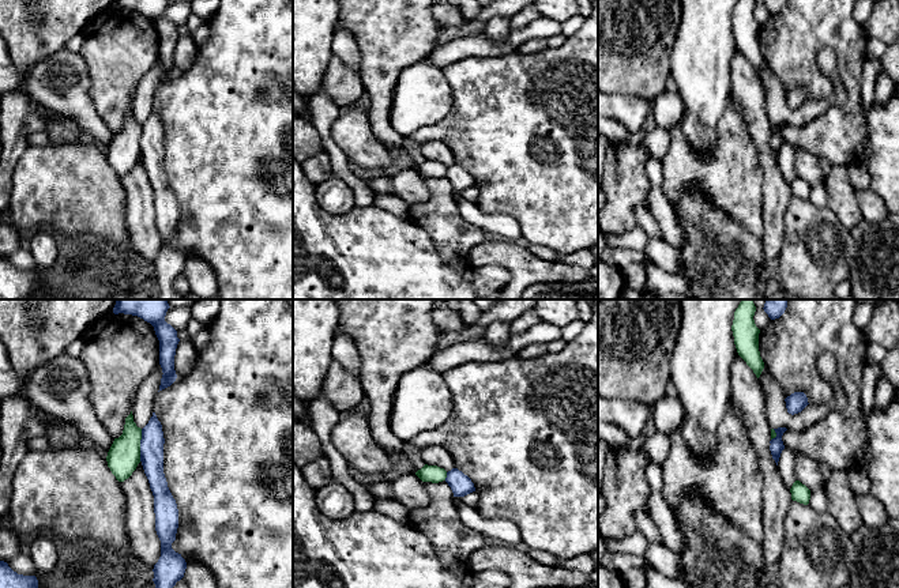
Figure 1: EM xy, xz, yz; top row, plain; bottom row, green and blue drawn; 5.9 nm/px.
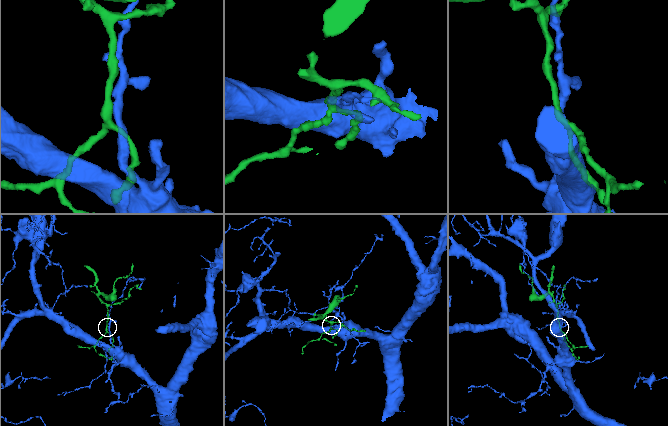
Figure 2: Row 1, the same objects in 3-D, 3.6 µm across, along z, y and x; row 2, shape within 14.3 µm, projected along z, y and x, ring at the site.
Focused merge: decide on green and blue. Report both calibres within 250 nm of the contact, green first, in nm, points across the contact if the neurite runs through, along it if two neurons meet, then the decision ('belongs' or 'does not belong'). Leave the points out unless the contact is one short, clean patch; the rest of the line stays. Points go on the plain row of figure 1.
190 nm thick on the green side, 140 nm on the other; border along xy (142, 124), (139, 155); does not belong

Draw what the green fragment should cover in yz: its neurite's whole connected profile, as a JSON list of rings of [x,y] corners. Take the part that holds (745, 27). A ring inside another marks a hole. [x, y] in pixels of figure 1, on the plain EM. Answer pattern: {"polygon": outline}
{"polygon": [[[738,0],[734,7],[731,26],[738,50],[759,74],[764,64],[764,57],[759,46],[760,24],[756,22],[753,15],[755,7],[755,0]]]}

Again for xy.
{"polygon": [[[132,106],[125,113],[123,129],[114,133],[108,151],[108,162],[119,177],[128,174],[140,158],[142,124],[133,117]]]}

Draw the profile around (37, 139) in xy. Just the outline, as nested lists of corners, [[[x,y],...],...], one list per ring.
[[[44,129],[30,133],[27,136],[27,144],[29,147],[45,147],[45,146],[52,146],[53,142],[50,140],[48,132]]]

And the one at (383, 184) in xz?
[[[377,177],[373,180],[366,180],[365,181],[368,186],[377,195],[377,193],[392,193],[392,181],[391,177]]]

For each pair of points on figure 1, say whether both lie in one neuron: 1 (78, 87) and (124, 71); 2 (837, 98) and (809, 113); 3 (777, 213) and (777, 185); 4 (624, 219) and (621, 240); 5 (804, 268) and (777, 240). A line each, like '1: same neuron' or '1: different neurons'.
1: different neurons
2: same neuron
3: same neuron
4: different neurons
5: different neurons

